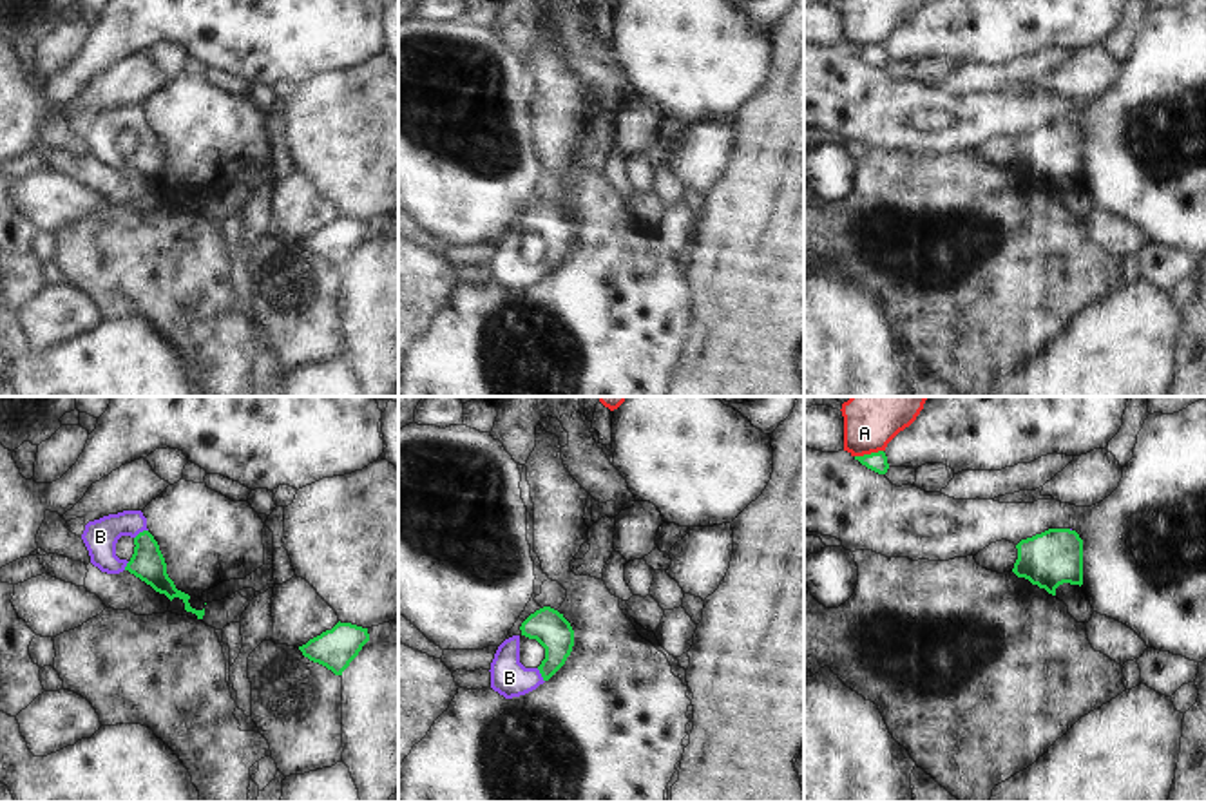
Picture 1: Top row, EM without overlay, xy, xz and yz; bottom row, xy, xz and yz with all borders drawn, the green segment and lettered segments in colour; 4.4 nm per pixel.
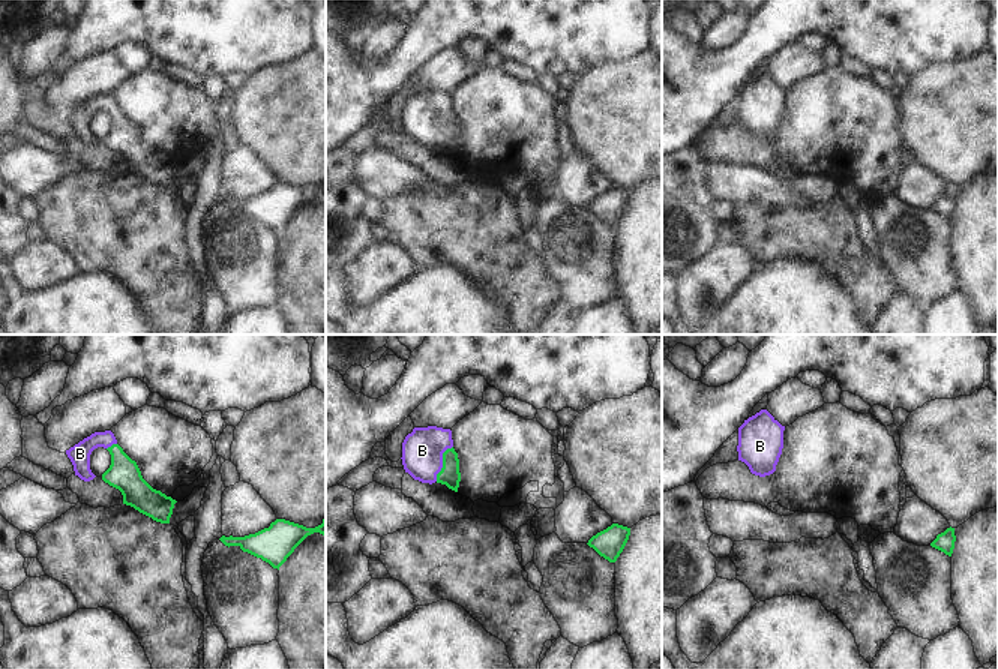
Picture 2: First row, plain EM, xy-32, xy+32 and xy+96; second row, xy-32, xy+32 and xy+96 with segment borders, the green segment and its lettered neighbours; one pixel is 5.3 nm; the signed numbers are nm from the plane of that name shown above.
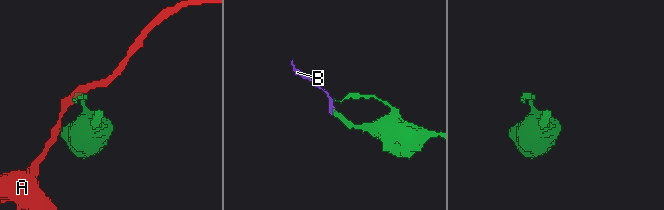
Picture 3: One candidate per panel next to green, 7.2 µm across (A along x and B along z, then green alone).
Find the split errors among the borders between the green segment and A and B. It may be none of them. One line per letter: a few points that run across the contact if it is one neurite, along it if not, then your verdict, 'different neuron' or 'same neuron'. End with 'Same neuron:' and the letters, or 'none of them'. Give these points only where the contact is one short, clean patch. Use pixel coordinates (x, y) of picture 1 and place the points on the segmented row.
A: line yz (882, 449), (855, 457); different neuron
B: line xy (147, 562), (147, 547), (140, 533), (109, 529), (100, 536); same neuron
Same neuron: B

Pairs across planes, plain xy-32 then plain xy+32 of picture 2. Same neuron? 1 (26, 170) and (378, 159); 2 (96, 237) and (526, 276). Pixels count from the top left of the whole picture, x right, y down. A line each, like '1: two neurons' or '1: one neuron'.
1: one neuron
2: one neuron

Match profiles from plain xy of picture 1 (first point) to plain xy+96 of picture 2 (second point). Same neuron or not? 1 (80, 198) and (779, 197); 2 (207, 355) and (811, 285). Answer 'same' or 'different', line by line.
1: same
2: different

